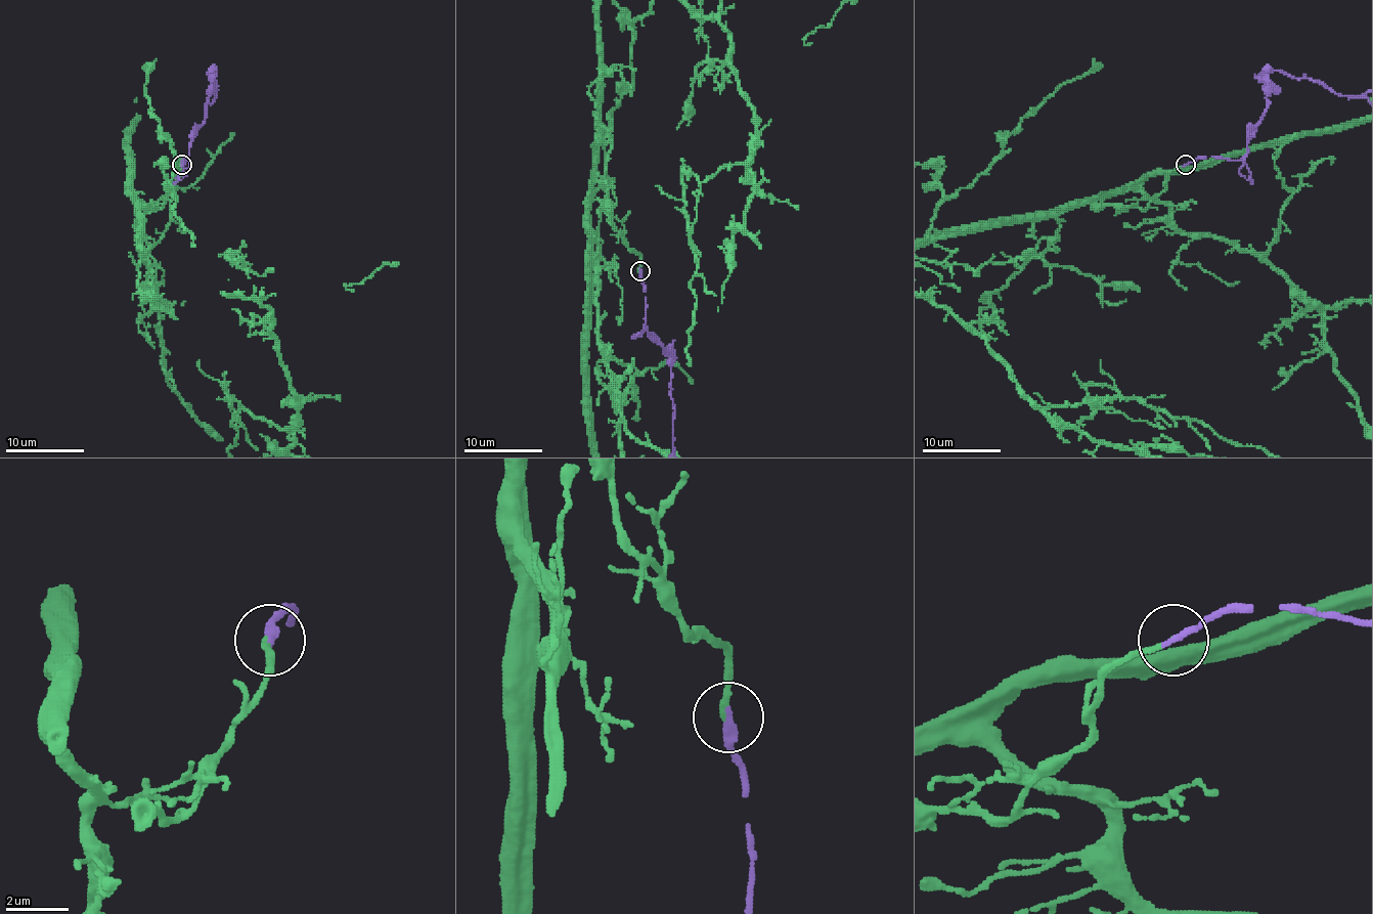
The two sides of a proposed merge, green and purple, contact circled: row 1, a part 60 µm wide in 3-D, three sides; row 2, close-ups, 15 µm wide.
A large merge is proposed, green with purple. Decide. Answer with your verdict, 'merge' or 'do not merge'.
merge

